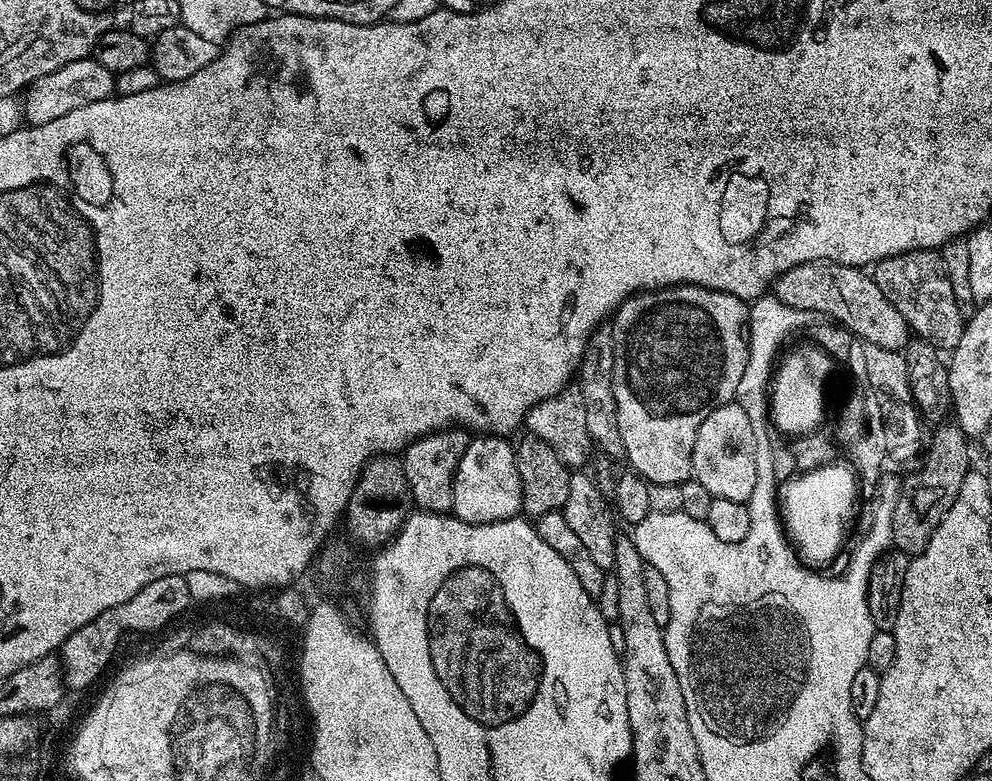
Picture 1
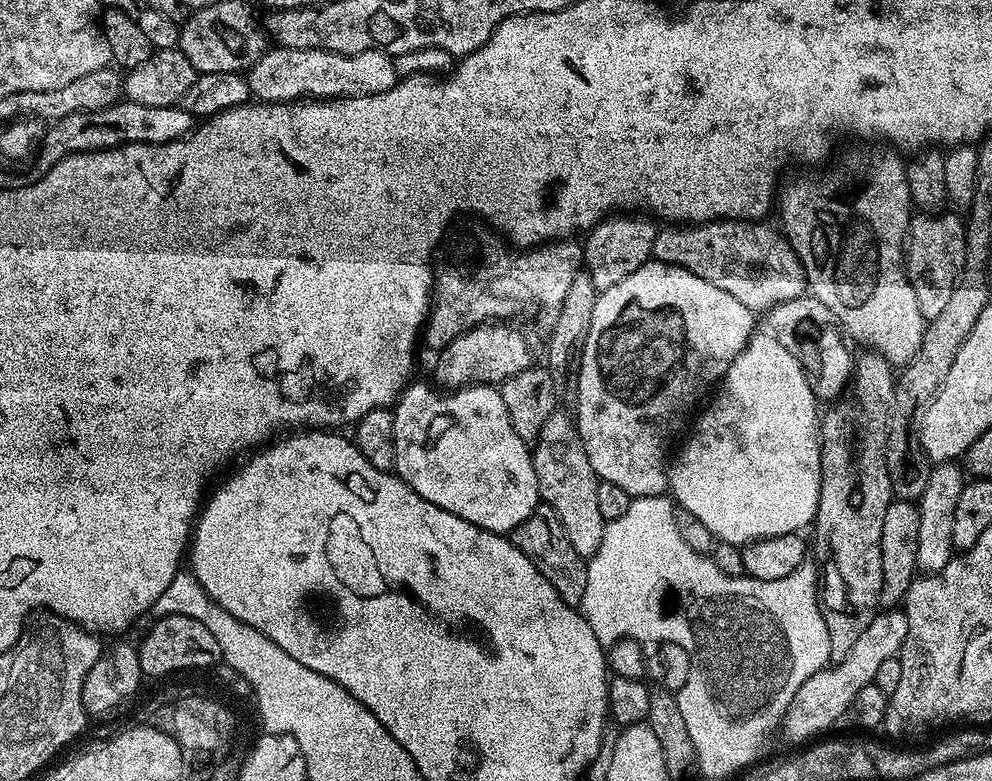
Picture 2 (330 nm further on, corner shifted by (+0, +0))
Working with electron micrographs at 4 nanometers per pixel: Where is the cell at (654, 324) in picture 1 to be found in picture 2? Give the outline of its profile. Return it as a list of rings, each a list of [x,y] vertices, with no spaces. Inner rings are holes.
[[[649,258],[644,264],[638,266],[622,282],[615,283],[608,289],[601,291],[594,302],[594,316],[590,327],[590,336],[586,339],[585,352],[582,354],[581,373],[578,374],[577,400],[574,405],[574,419],[576,428],[580,432],[580,441],[584,443],[586,458],[590,458],[590,466],[594,466],[597,477],[606,482],[614,482],[614,486],[622,486],[633,498],[637,496],[662,496],[669,491],[668,473],[670,471],[670,452],[668,447],[672,439],[680,432],[680,427],[688,420],[692,411],[697,411],[696,403],[707,394],[711,393],[723,381],[728,373],[728,367],[738,358],[748,341],[754,335],[752,327],[756,324],[757,317],[734,294],[726,294],[726,290],[718,290],[706,278],[698,278],[690,270],[682,266],[667,264],[655,258]]]

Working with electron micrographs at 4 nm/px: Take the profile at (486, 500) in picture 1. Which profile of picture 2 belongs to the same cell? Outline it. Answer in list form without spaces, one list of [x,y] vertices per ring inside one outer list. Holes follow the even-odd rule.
[[[409,383],[394,405],[395,475],[405,480],[422,498],[426,498],[427,503],[434,502],[434,506],[438,506],[442,510],[450,510],[450,514],[458,514],[458,518],[466,518],[466,522],[470,522],[479,528],[501,534],[511,534],[518,525],[526,522],[526,518],[530,518],[530,514],[535,510],[536,505],[541,503],[541,498],[538,490],[538,478],[534,478],[534,466],[532,465],[529,445],[525,444],[522,438],[518,438],[518,434],[510,422],[510,414],[506,410],[506,402],[502,402],[499,387],[491,384],[471,384],[468,388],[457,388],[444,394],[444,397],[440,397],[439,394],[441,395],[441,393],[431,383],[429,383],[430,385],[416,383]]]

